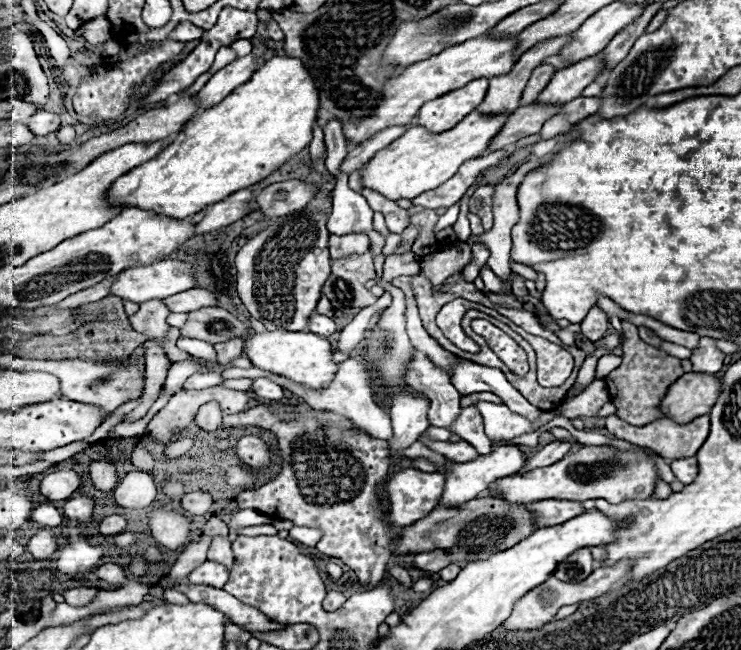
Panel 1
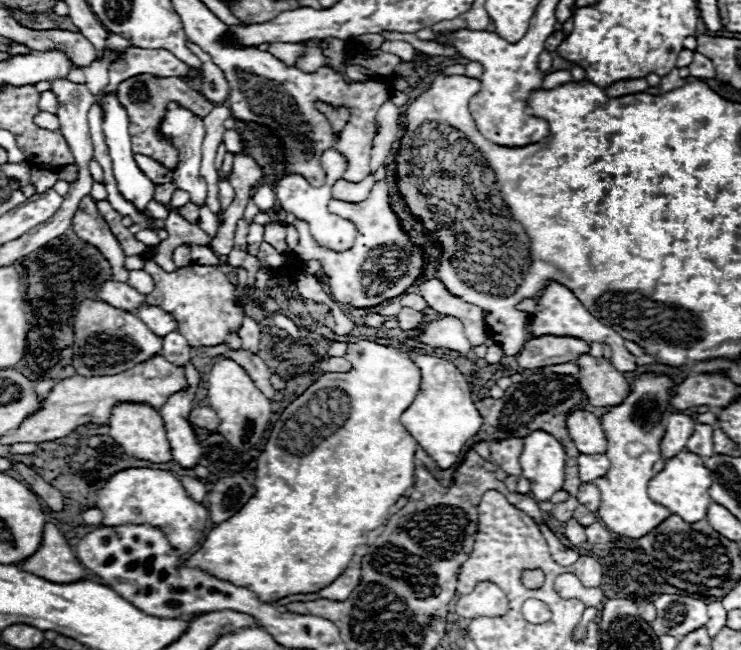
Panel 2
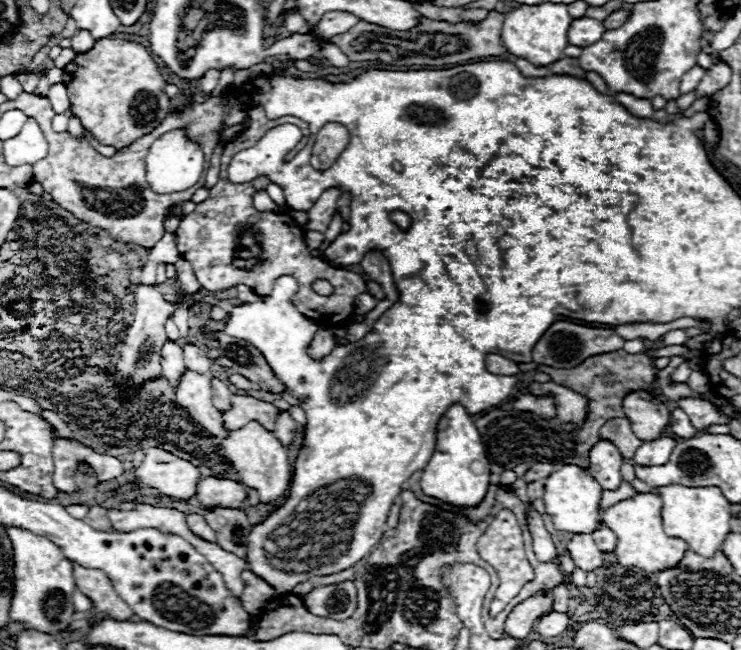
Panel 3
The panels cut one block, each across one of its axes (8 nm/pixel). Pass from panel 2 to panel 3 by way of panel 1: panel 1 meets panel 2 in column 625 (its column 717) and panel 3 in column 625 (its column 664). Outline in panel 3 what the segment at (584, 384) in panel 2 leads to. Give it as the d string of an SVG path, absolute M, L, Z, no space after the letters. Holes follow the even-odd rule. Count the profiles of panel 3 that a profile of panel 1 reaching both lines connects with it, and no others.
M646 390L630 392L622 400L622 406L626 418L632 424L632 430L636 432L636 436L640 436L640 440L658 438L670 424L670 410L664 410L662 402L658 402Z

